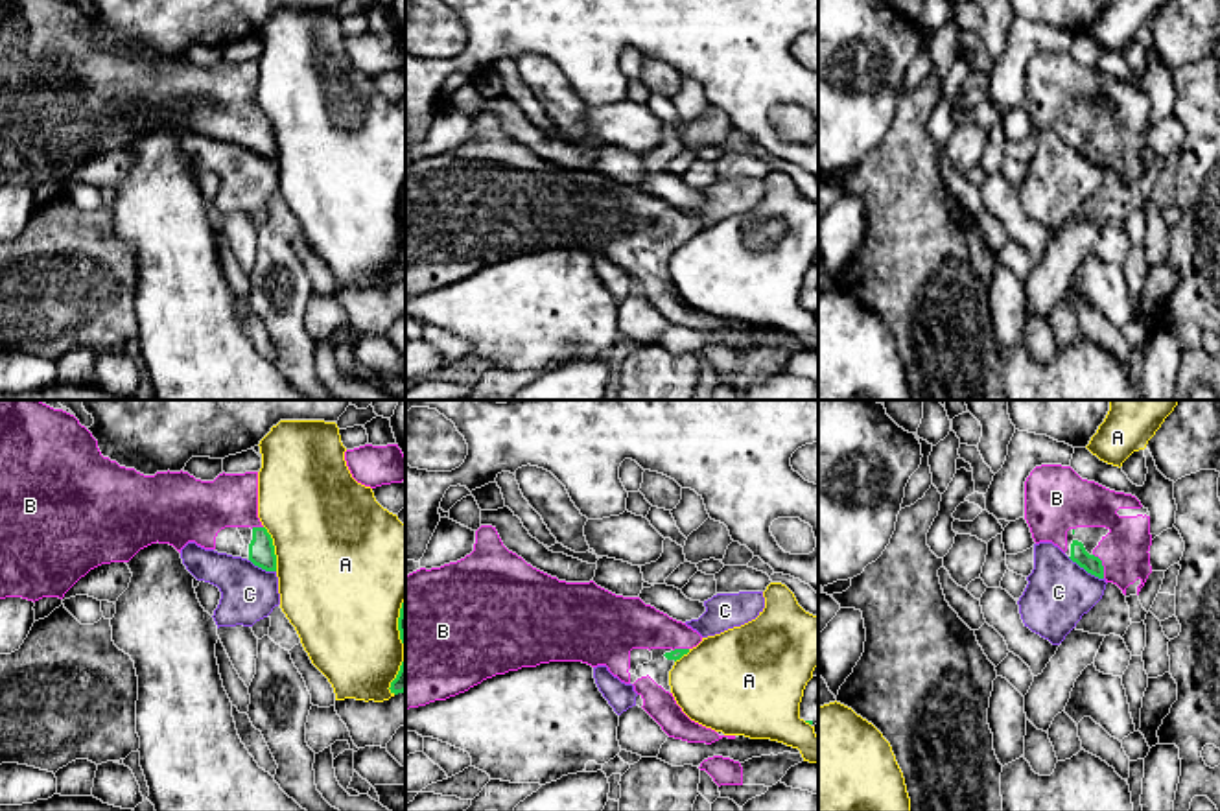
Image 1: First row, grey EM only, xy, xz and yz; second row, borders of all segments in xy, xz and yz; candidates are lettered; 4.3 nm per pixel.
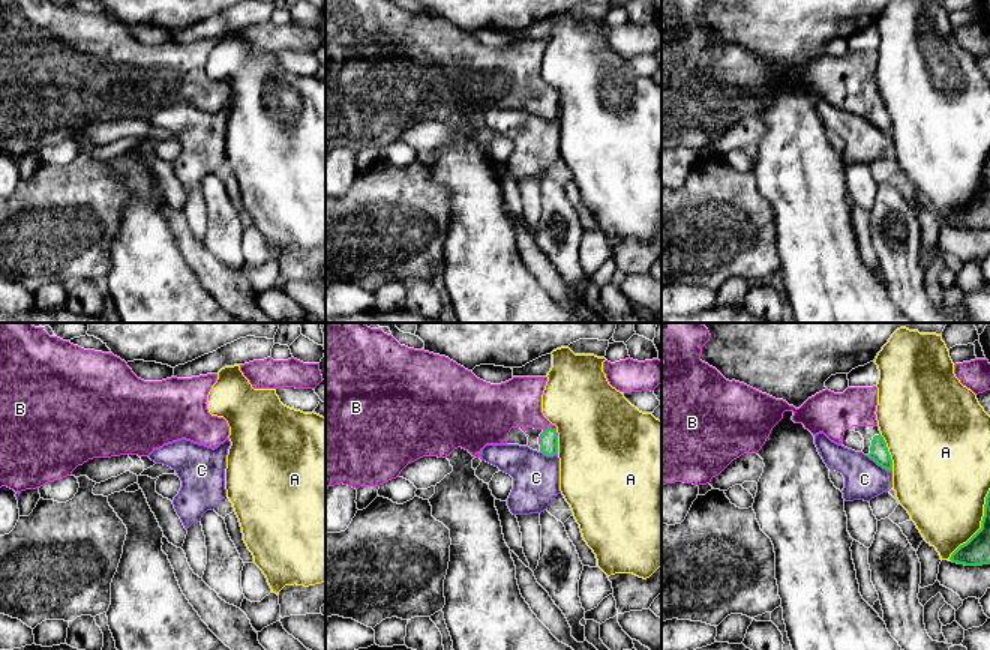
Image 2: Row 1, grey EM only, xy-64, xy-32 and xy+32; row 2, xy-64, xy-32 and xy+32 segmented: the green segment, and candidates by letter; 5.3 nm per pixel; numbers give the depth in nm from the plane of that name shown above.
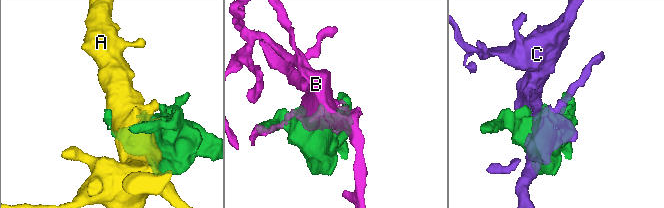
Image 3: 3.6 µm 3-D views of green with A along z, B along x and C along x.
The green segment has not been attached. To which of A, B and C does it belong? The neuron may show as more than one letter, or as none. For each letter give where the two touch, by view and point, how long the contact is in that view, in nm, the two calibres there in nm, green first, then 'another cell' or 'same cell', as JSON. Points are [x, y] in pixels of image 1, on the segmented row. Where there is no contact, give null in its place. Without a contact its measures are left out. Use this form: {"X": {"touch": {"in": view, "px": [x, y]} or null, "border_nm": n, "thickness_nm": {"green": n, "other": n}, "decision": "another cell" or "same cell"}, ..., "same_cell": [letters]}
{"A": {"touch": {"in": "xy", "px": [273, 548]}, "border_nm": 200, "thickness_nm": {"green": 110, "other": 500}, "decision": "another cell"}, "B": {"touch": {"in": "yz", "px": [1102, 566]}, "border_nm": 120, "thickness_nm": {"green": 80, "other": 220}, "decision": "same cell"}, "C": {"touch": {"in": "yz", "px": [1086, 570]}, "border_nm": 190, "thickness_nm": {"green": 80, "other": 280}, "decision": "another cell"}, "same_cell": ["B"]}

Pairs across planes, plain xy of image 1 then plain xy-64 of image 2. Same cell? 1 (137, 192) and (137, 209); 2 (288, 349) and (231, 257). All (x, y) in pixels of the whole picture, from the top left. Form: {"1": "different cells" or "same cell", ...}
{"1": "same cell", "2": "same cell"}

